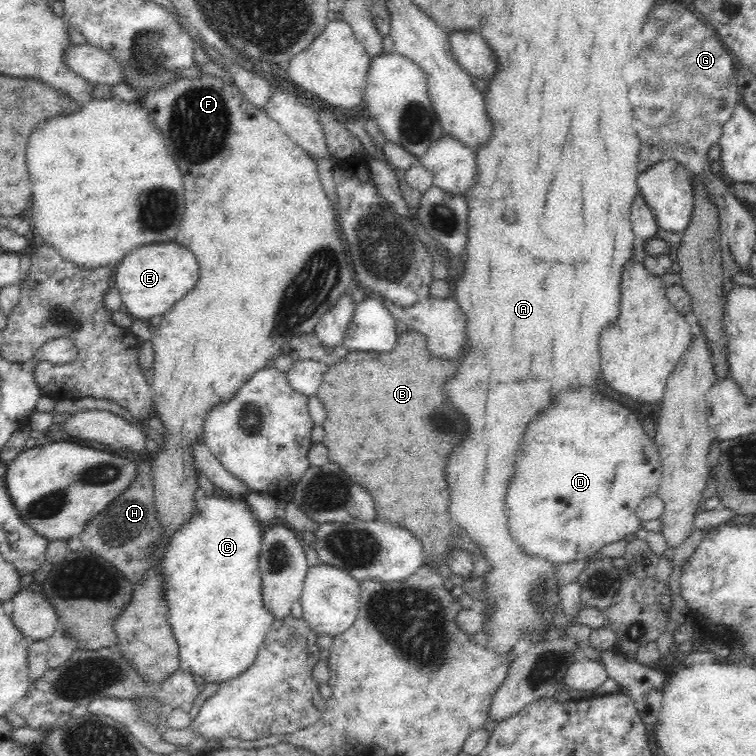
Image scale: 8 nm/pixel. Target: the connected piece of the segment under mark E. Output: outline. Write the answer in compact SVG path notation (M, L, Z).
M174 242L138 246L136 250L128 252L115 267L115 288L120 293L124 313L130 319L143 322L169 312L171 306L188 294L198 282L198 266L194 256Z

